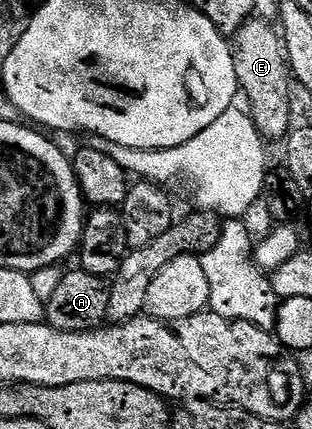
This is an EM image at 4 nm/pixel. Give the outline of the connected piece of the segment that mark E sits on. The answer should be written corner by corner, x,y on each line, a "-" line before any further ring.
254,16
241,25
235,35
233,59
240,93
249,97
247,110
257,130
266,140
281,140
288,135
291,124
291,100
288,99
291,83
289,54
278,27
268,26
265,22
268,21

